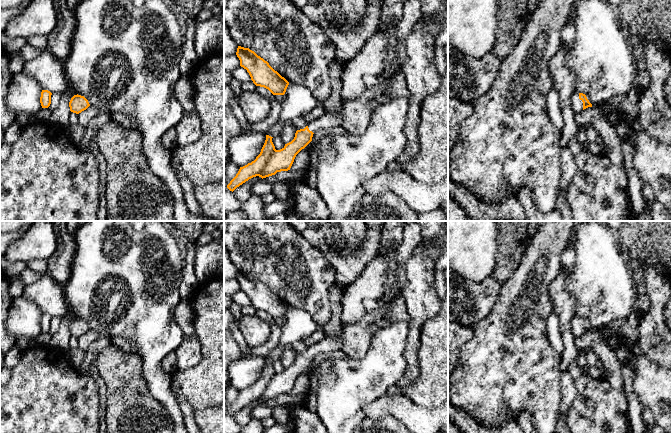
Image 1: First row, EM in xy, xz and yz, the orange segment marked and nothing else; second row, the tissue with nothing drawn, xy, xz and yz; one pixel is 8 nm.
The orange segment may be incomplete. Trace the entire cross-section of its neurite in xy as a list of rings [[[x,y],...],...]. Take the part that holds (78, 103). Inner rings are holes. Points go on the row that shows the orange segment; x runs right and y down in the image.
[[[78,94],[74,95],[69,102],[70,111],[76,114],[86,110],[89,106],[88,100],[84,96]]]

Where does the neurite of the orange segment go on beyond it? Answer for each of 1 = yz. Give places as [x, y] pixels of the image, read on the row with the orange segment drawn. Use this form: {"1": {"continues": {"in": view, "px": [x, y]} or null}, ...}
{"1": {"continues": null}}

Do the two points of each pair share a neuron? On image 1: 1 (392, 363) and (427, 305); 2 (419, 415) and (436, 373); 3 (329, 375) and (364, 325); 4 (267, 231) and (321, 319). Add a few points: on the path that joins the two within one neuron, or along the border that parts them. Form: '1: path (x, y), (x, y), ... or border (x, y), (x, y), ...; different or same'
1: border (407, 322), (407, 338), (404, 351), (405, 365); different
2: border (402, 394), (422, 406), (437, 408); different
3: border (368, 346), (359, 358), (346, 355); different
4: path (287, 247), (289, 276), (299, 297); same

